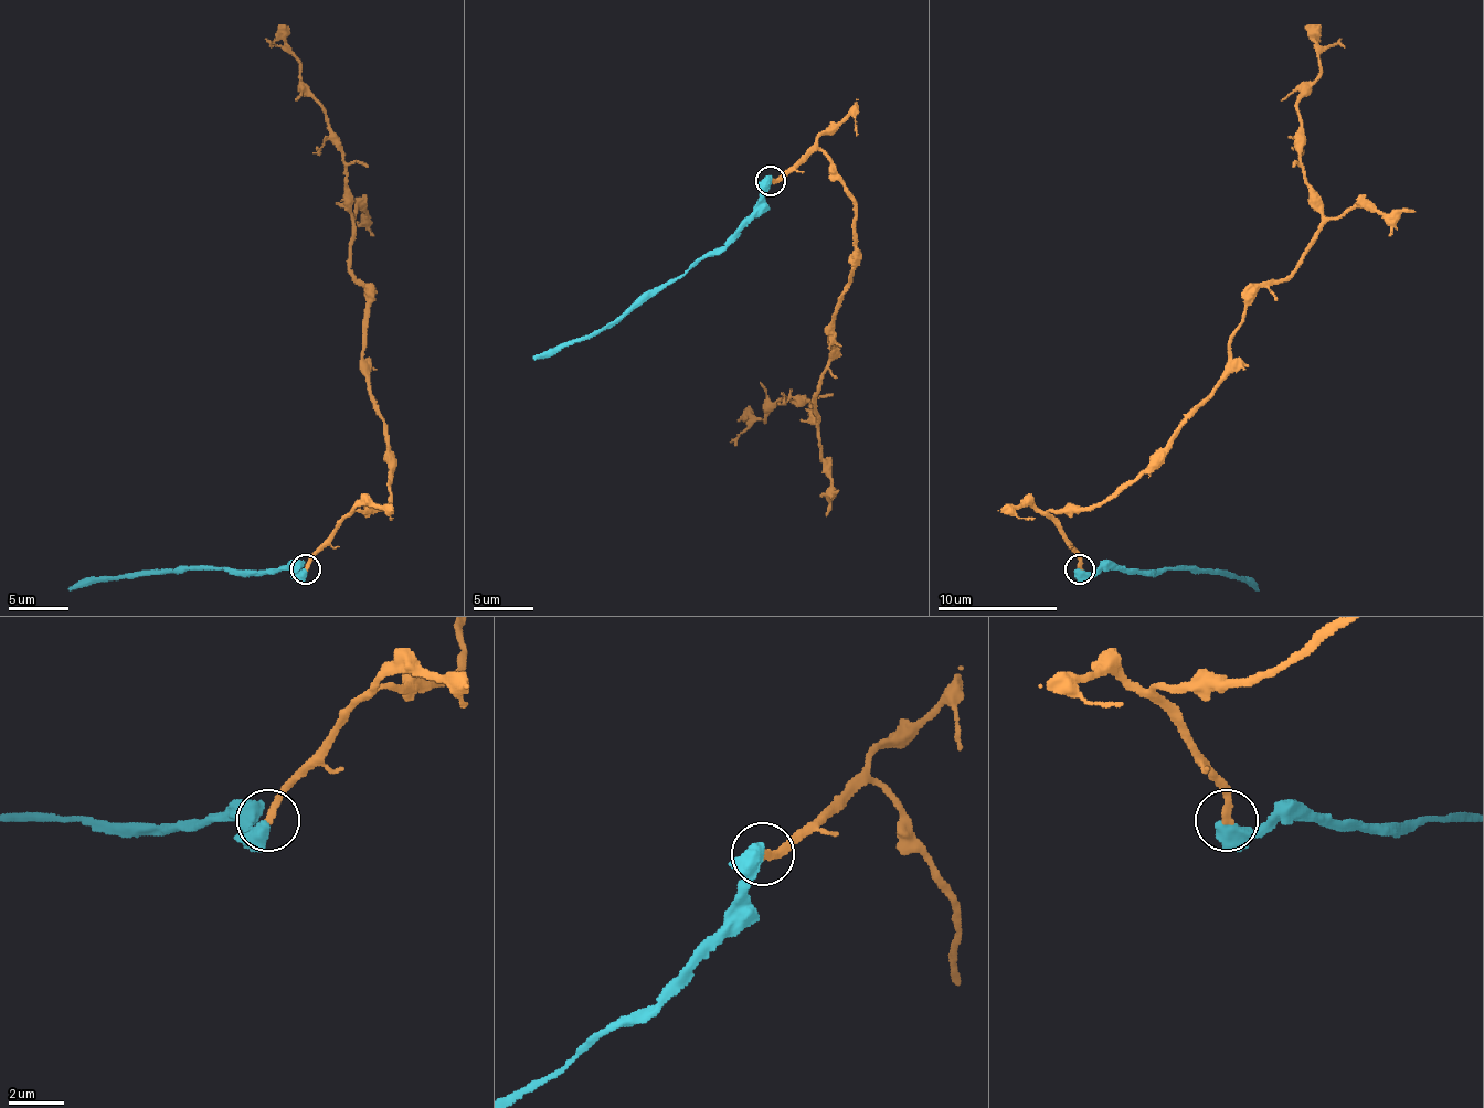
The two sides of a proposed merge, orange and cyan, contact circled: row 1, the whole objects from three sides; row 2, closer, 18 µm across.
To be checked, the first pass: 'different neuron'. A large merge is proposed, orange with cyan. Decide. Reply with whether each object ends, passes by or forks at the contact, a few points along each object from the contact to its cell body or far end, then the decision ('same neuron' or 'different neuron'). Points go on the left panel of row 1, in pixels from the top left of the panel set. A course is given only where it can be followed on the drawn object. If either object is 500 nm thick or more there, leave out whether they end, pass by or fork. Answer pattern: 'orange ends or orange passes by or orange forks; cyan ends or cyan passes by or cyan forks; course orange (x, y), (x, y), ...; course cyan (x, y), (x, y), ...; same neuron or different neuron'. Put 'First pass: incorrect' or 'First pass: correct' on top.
First pass: incorrect
orange ends; cyan passes by; course orange (305, 568), (347, 517), (389, 502), (389, 441), (362, 361), (343, 153), (299, 63), (266, 39); course cyan (305, 568), (299, 571), (163, 568), (122, 577), (92, 577), (67, 589); same neuron

